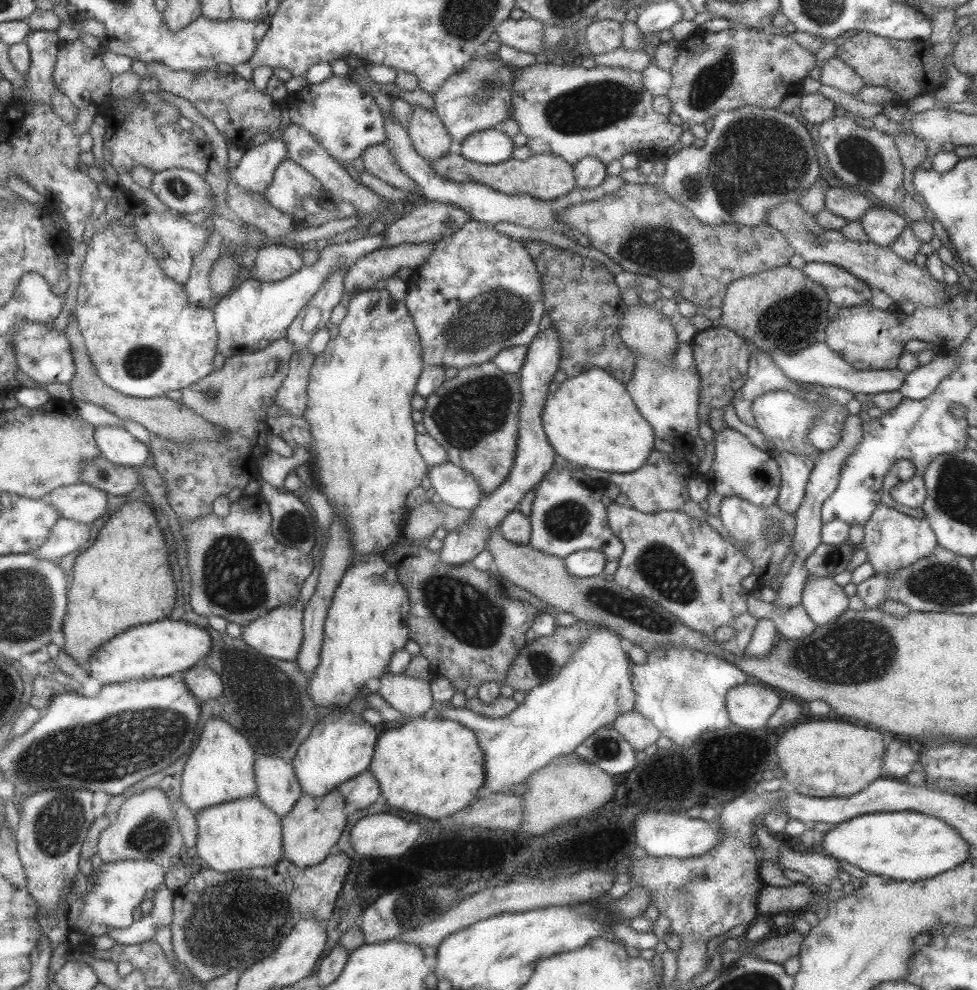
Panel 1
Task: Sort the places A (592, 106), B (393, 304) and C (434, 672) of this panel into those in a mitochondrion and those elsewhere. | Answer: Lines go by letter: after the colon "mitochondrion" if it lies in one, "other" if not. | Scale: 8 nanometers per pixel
A: mitochondrion
B: other
C: other

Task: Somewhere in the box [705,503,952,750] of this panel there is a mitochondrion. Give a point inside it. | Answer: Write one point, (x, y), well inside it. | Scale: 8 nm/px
(850, 646)

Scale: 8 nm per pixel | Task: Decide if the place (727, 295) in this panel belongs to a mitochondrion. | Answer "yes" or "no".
no

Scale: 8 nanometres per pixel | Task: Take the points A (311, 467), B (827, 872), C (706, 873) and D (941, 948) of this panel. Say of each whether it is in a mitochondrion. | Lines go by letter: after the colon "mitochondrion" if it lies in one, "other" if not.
A: other
B: other
C: mitochondrion
D: other

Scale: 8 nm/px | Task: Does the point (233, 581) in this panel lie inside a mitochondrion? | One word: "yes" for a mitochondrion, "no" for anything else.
yes

